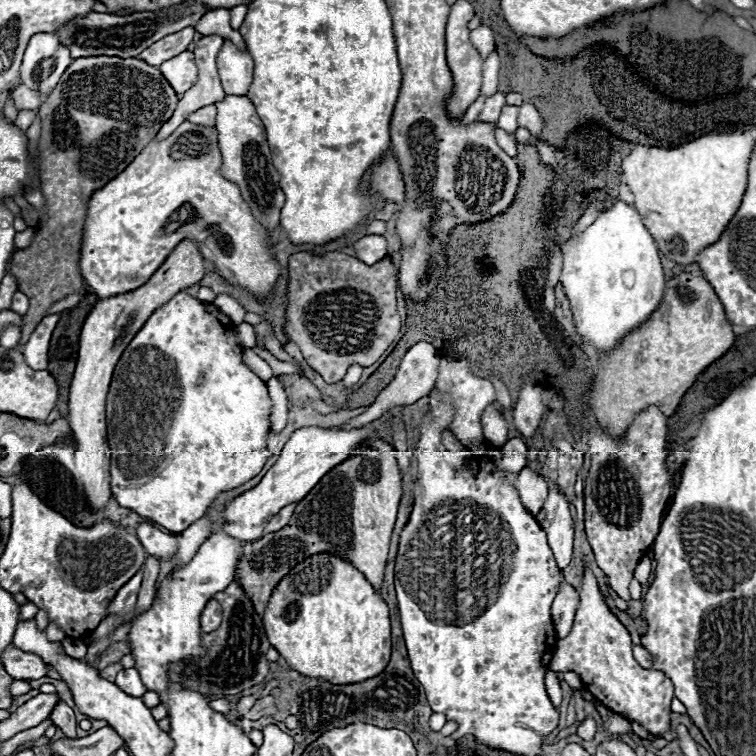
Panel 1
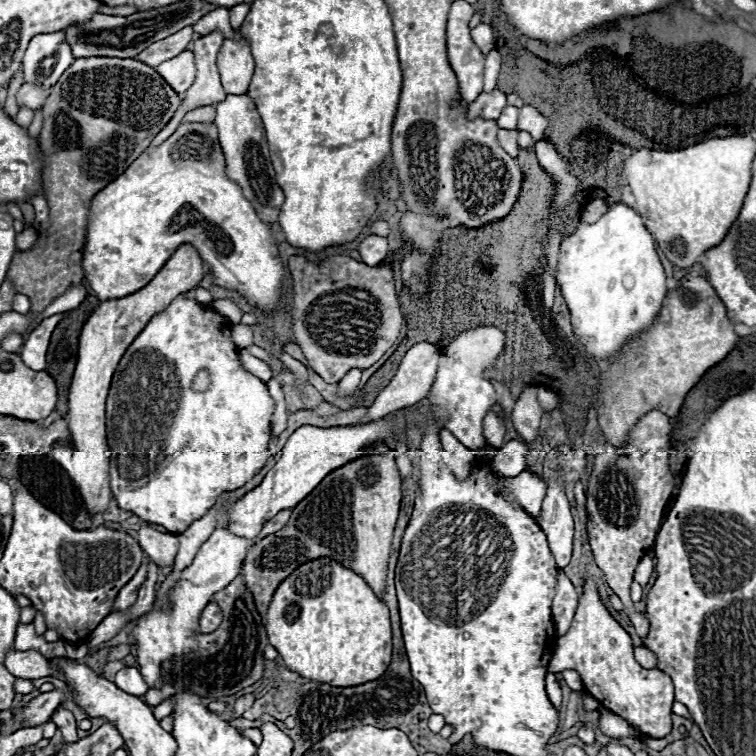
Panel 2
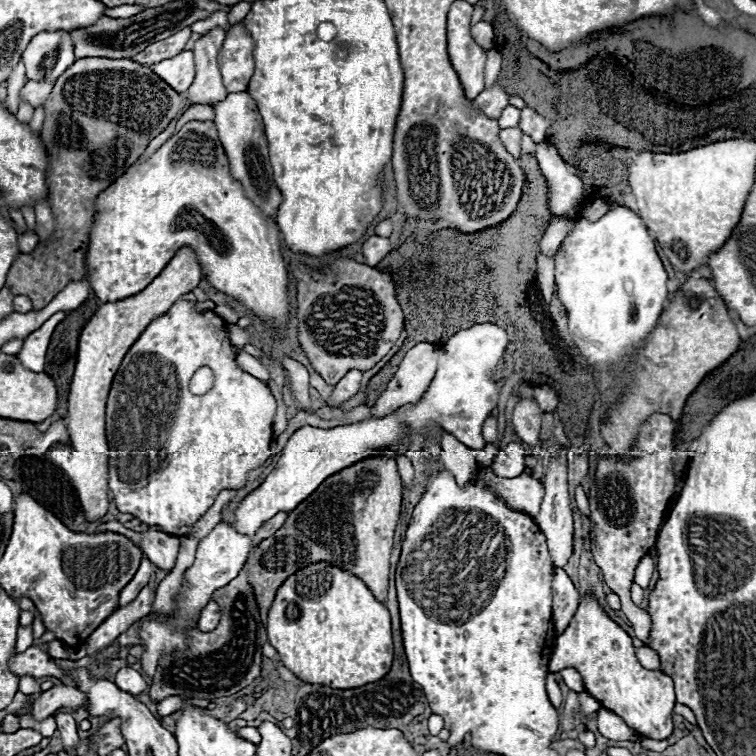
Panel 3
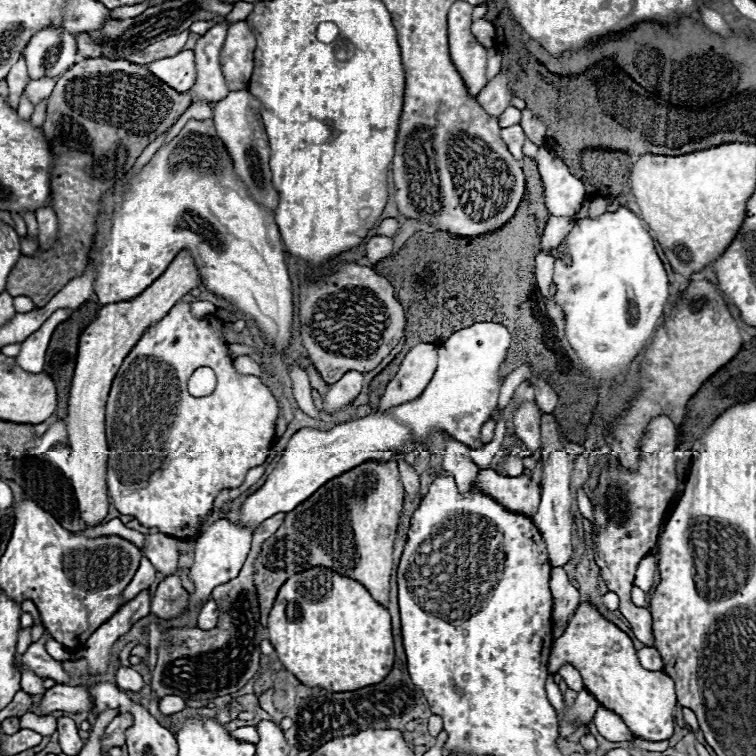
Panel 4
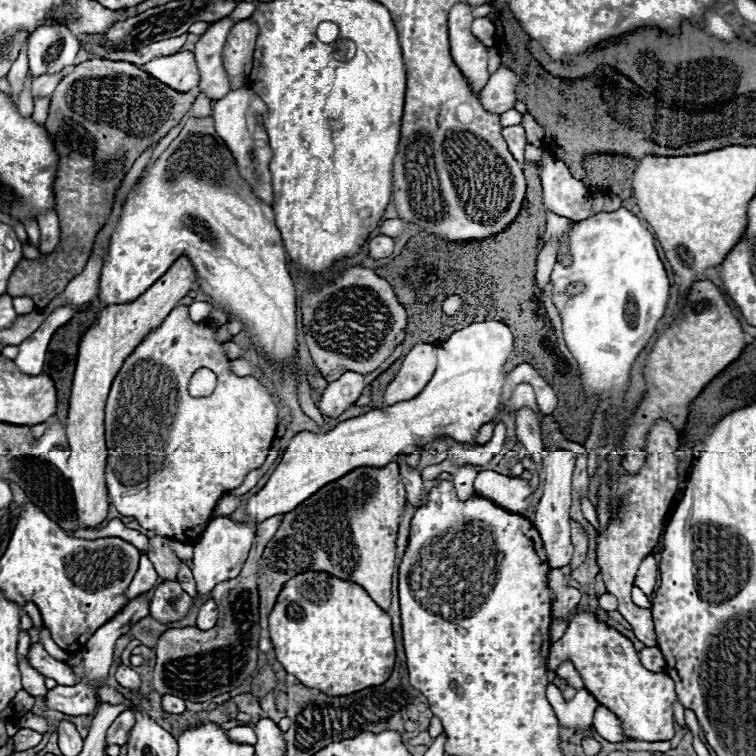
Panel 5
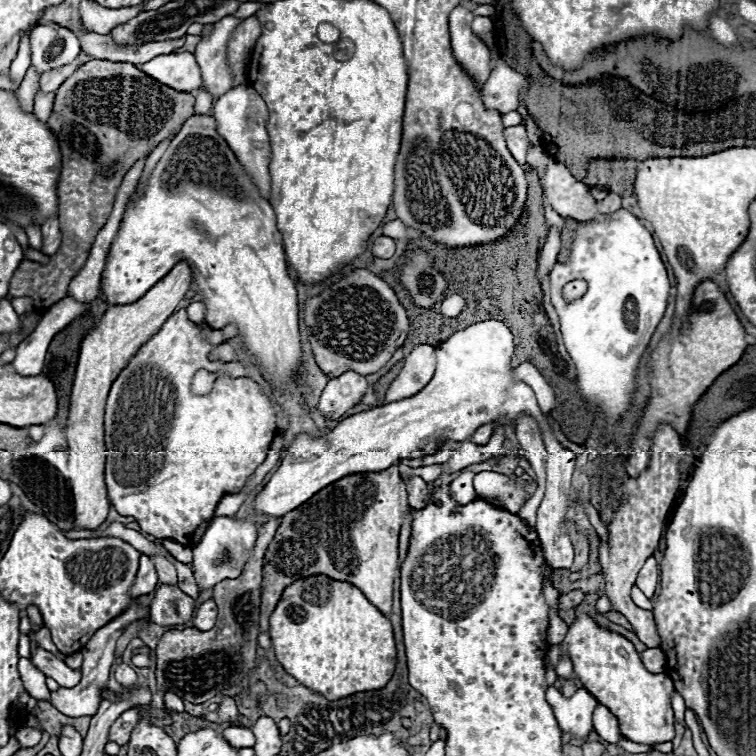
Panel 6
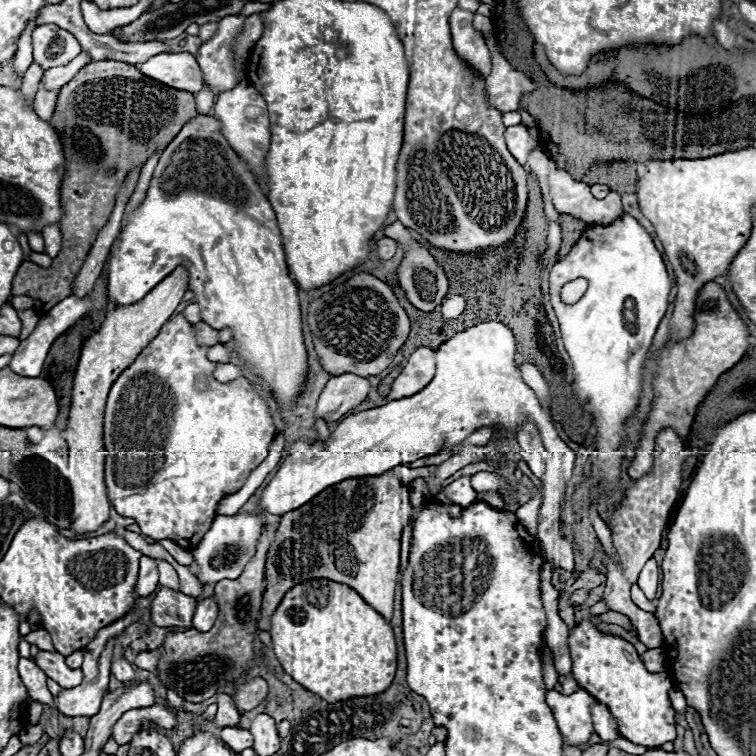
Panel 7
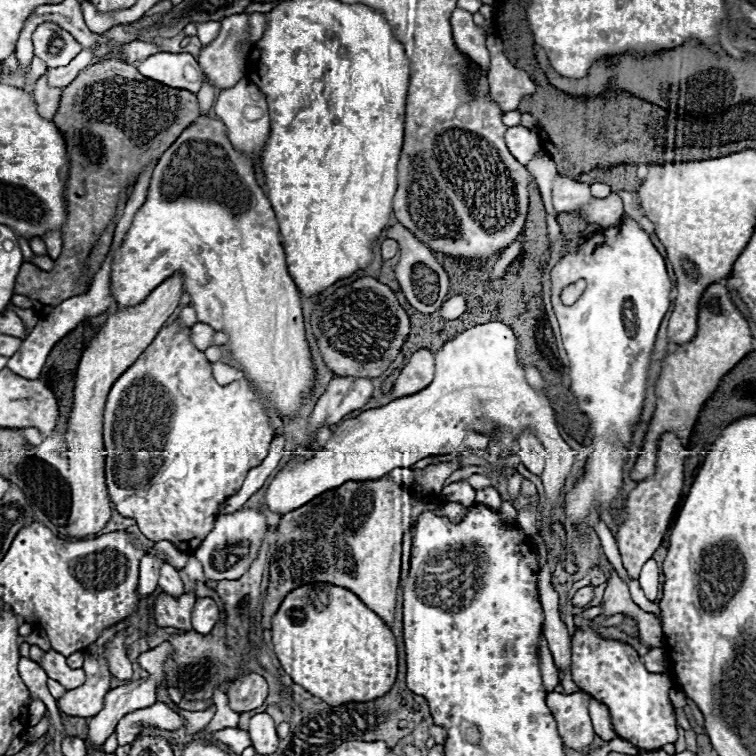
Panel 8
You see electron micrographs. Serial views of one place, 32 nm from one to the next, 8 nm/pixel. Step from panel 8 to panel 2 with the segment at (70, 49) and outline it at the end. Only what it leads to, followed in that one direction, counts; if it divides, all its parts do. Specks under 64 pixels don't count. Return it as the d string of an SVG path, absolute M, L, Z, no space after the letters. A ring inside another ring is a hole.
M60 32L36 34L22 60L22 78L26 84L52 88L72 62L72 52L64 38L60 38Z

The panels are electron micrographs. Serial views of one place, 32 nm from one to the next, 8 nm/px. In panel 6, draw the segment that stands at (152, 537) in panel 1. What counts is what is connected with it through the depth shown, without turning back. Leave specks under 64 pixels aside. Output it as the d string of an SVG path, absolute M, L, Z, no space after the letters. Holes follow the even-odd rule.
M156 554L156 556L152 556L152 562L154 562L156 570L158 570L158 576L160 576L162 584L176 584L178 582L176 580L176 568L166 556Z

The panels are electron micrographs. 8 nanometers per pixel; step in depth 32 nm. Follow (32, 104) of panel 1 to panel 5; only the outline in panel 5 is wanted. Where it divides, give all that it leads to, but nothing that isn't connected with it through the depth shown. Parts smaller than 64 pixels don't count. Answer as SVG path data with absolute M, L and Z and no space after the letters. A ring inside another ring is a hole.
M68 66L68 68L64 68L60 74L42 74L40 78L36 78L34 82L32 82L32 86L30 86L30 92L32 92L32 98L36 100L36 98L44 98L44 96L50 96L52 92L54 92L54 88L58 86L58 82L60 82L60 78L64 76L64 74L68 74L68 70L72 70L72 66Z

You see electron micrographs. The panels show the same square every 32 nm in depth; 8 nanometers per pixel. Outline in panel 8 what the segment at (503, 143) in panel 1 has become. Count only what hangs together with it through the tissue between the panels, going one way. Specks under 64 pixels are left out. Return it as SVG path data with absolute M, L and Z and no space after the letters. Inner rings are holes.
M512 126L512 128L508 128L506 130L506 144L508 144L508 150L512 152L512 156L520 164L528 164L530 158L534 156L534 152L540 150L538 136L532 134L524 126Z

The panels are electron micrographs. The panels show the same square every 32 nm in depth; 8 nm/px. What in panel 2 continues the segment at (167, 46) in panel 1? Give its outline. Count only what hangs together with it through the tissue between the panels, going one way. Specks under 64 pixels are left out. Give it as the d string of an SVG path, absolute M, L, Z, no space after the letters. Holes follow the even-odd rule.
M186 26L184 30L160 40L160 42L154 42L152 46L148 46L144 52L140 52L136 56L136 60L148 64L148 66L158 66L160 62L168 60L168 58L174 58L176 54L184 52L186 50L186 44L192 40L192 26Z

